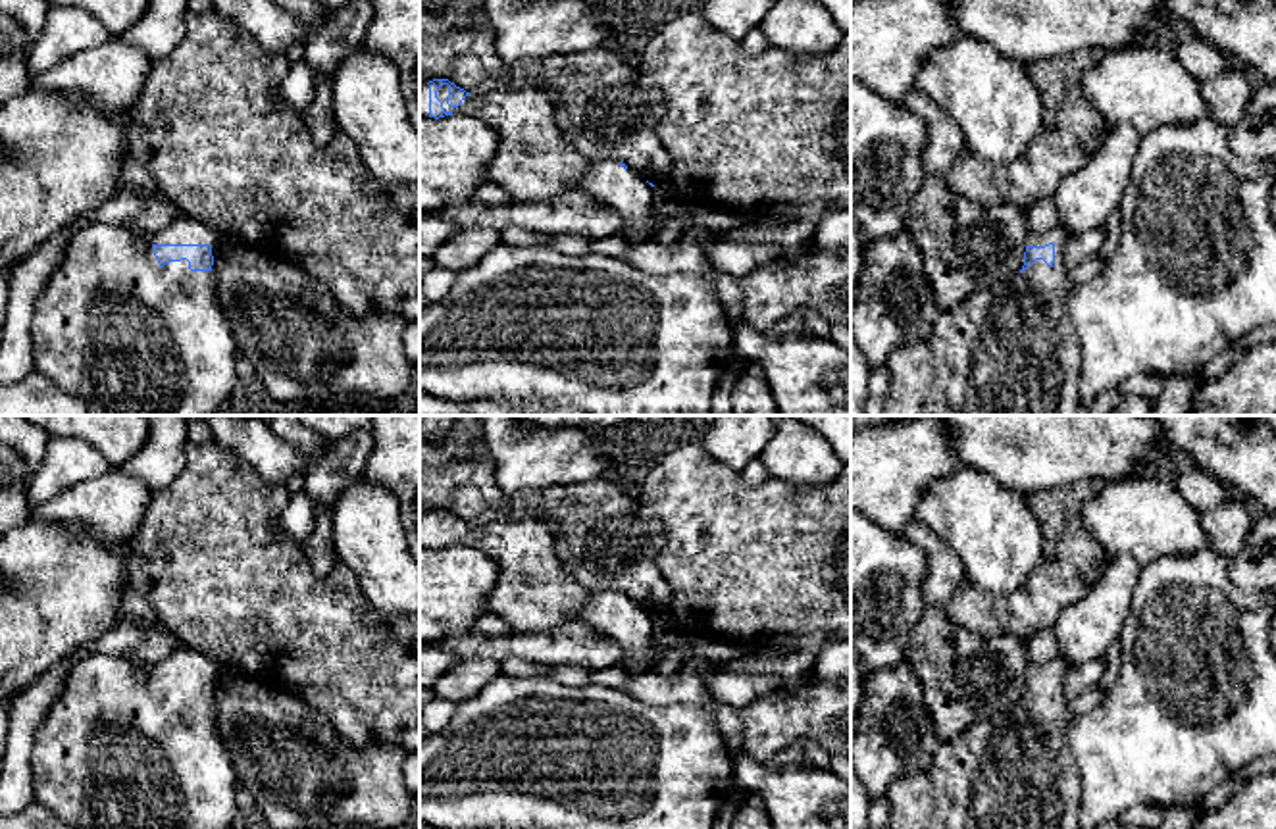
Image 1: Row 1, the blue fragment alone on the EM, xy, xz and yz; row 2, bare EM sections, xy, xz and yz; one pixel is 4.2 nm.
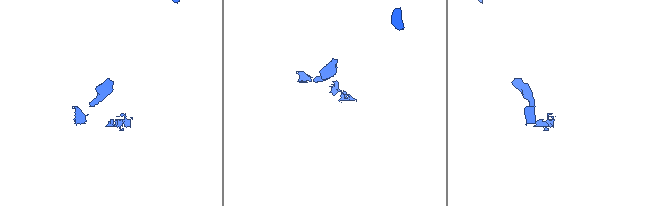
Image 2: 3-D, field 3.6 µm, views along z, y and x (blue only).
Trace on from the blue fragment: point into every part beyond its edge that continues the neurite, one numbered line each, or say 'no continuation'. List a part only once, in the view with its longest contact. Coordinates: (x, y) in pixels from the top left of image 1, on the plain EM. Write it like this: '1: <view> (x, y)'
1: xy (110, 754)

